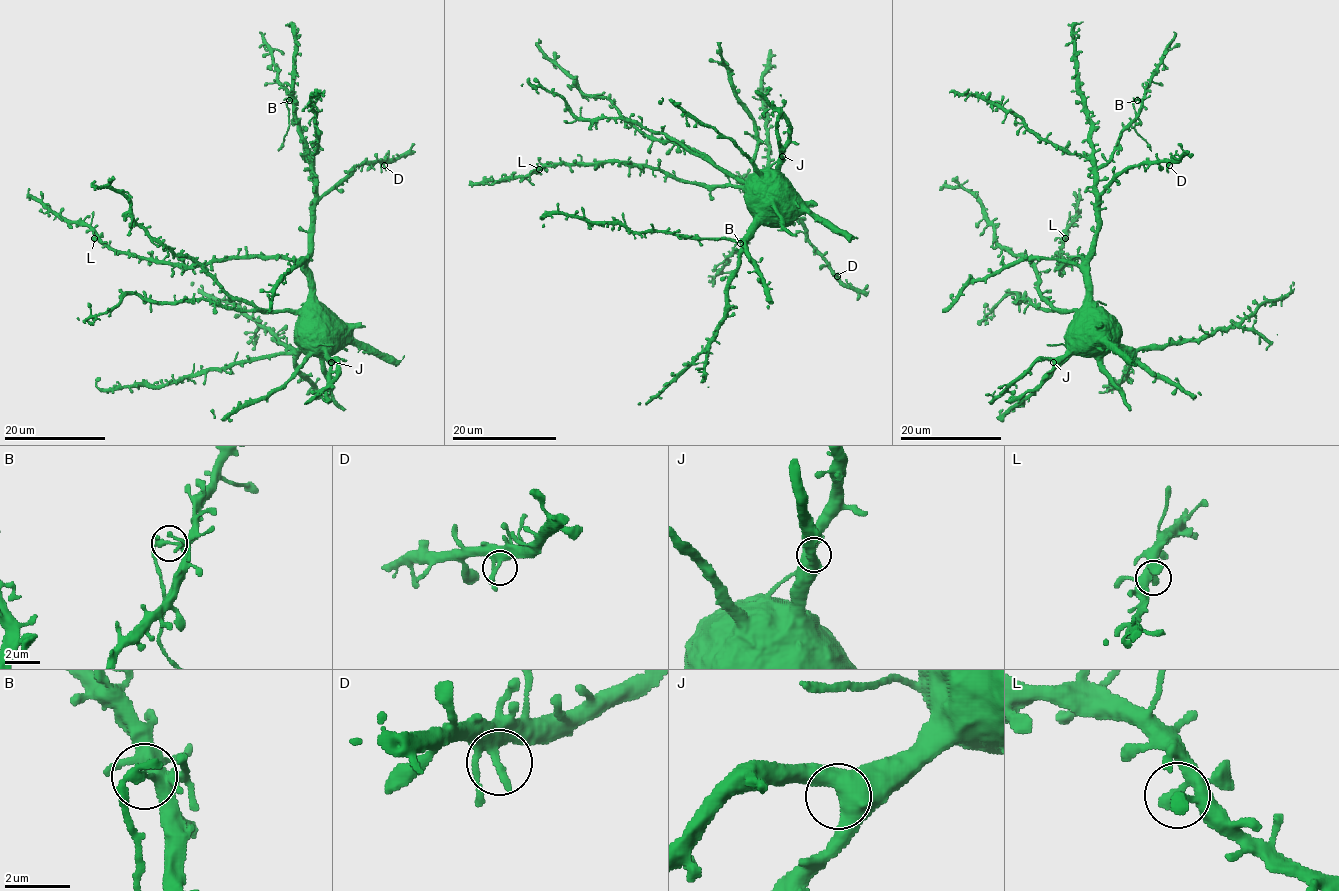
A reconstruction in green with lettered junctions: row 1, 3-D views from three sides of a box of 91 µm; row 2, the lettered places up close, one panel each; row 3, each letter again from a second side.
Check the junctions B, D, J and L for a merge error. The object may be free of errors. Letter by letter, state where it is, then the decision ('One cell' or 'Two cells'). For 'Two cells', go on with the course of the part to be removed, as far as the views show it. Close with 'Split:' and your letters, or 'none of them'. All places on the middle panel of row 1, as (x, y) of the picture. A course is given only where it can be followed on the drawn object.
B: Place: (740, 243). Two cells. Course of the part to remove: (739, 243), (737, 238), (734, 251), (727, 257)
D: Place: (837, 276). One cell
J: Place: (782, 156). One cell
L: Place: (539, 169). One cell
Split: B

